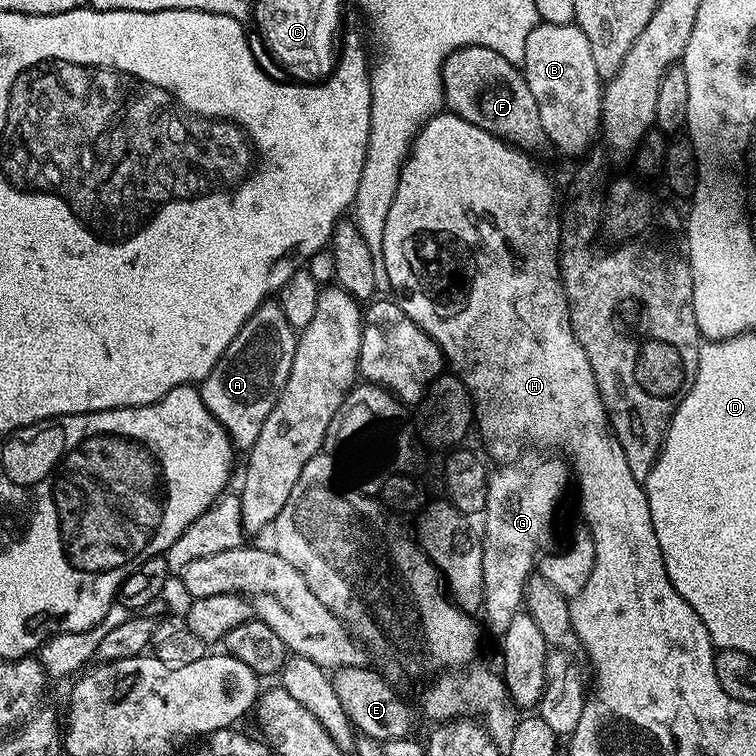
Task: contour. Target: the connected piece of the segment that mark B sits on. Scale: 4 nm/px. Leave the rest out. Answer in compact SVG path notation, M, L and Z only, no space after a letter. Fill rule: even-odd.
M538 22L530 30L530 38L526 38L526 54L522 71L530 86L530 94L534 94L534 102L538 102L538 114L542 118L542 130L548 136L548 144L568 156L583 157L589 151L592 139L597 139L600 132L600 97L602 95L602 78L598 74L598 66L594 66L594 58L590 54L590 42L586 34L576 23L545 24Z

